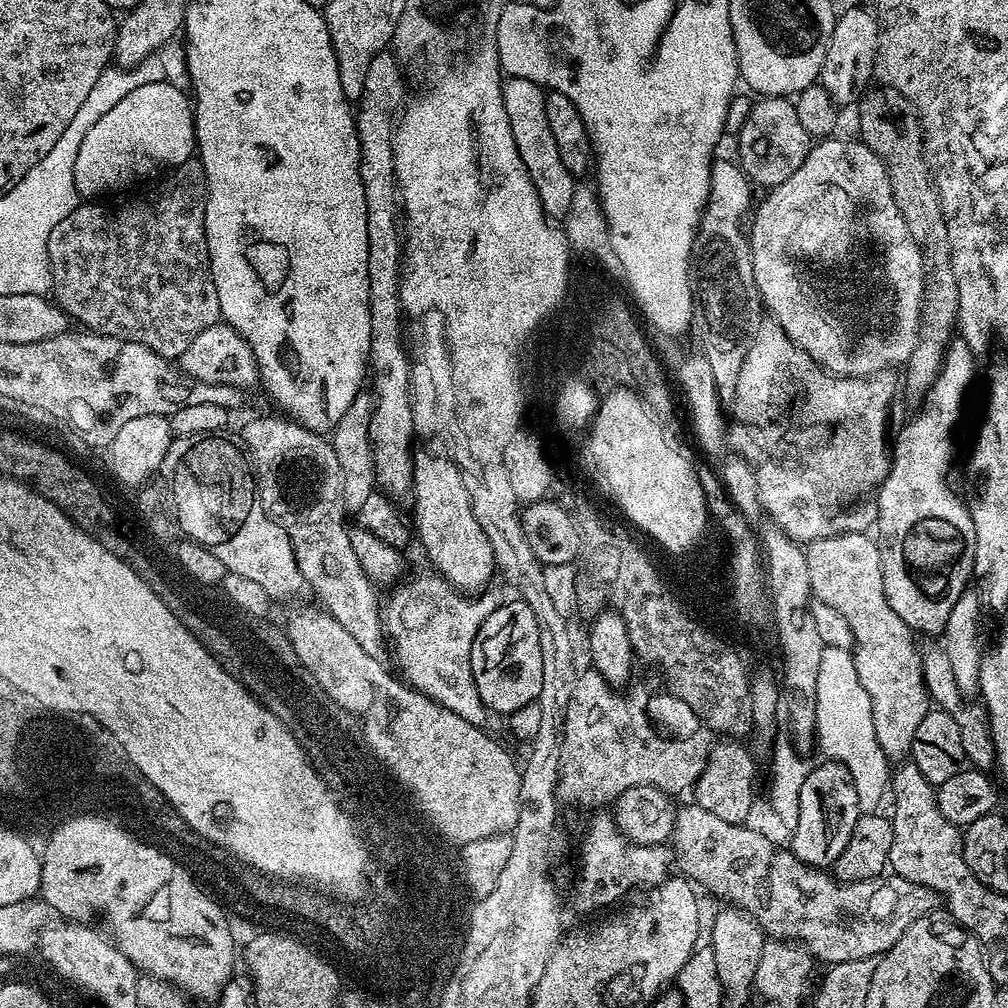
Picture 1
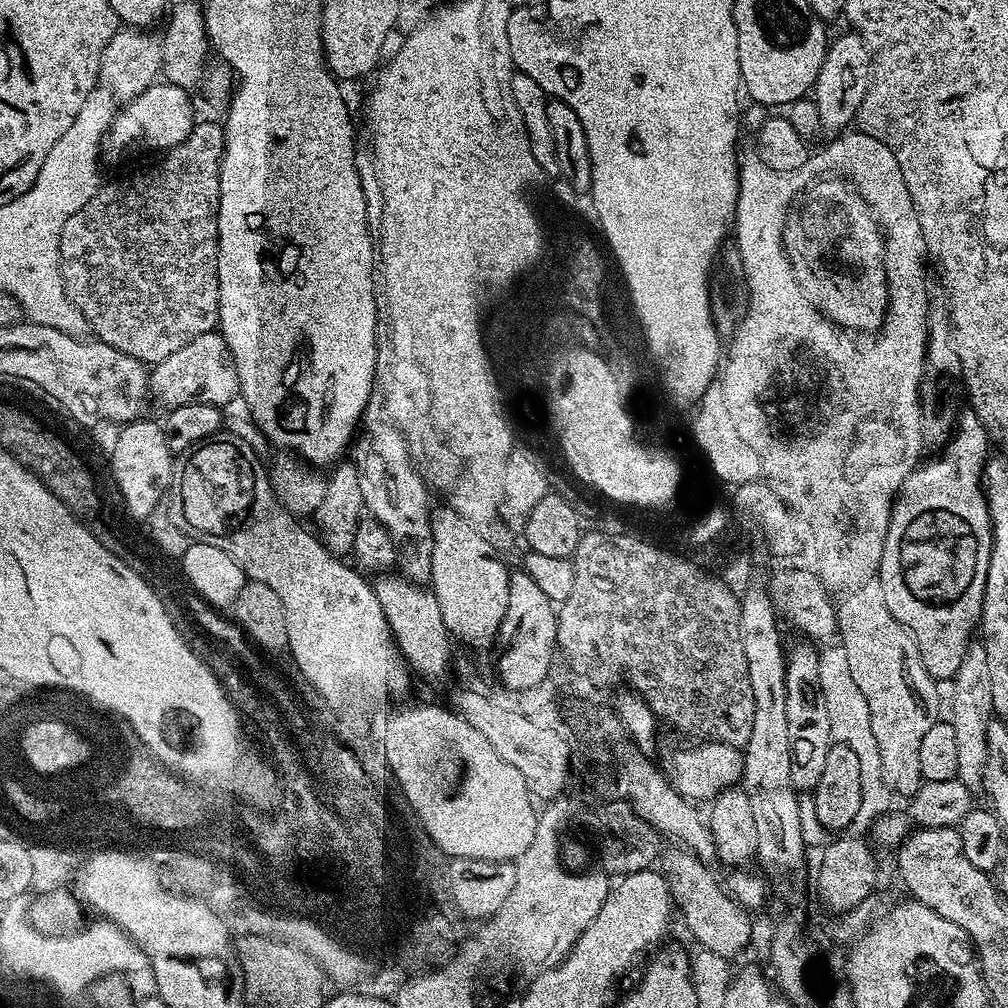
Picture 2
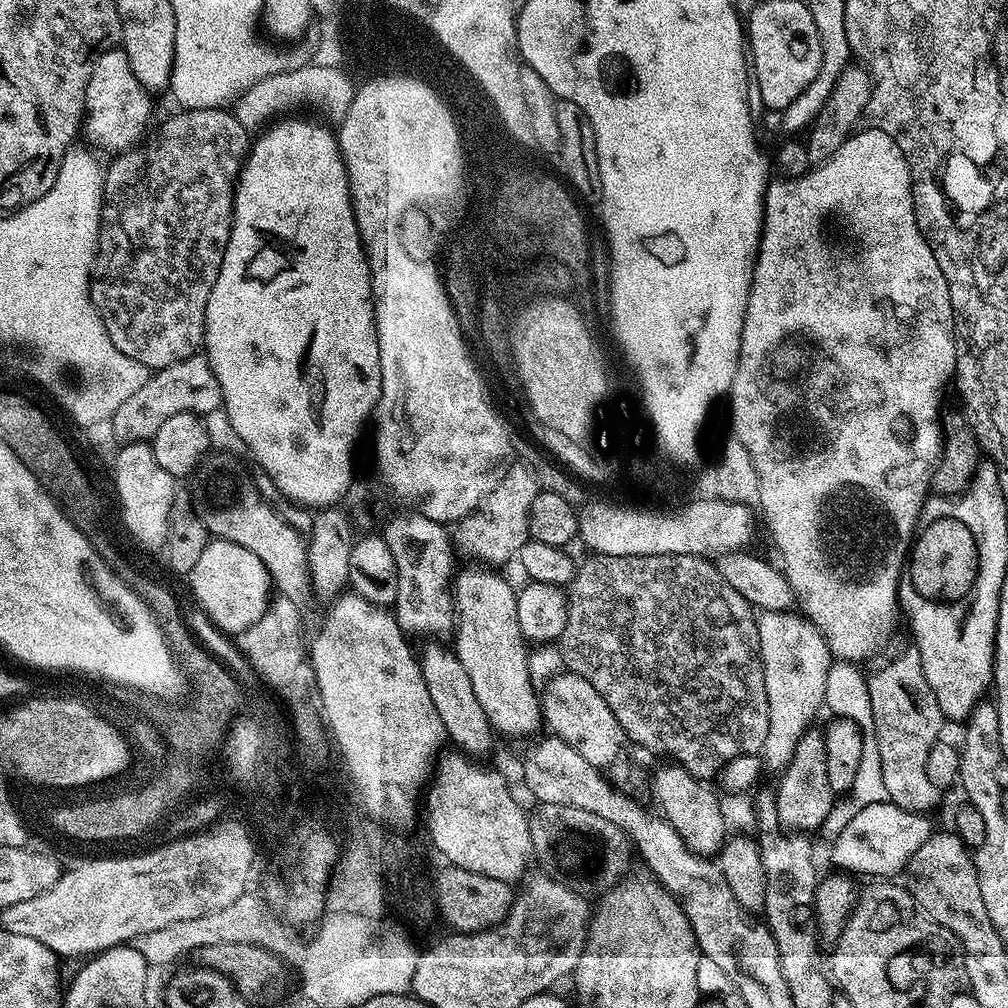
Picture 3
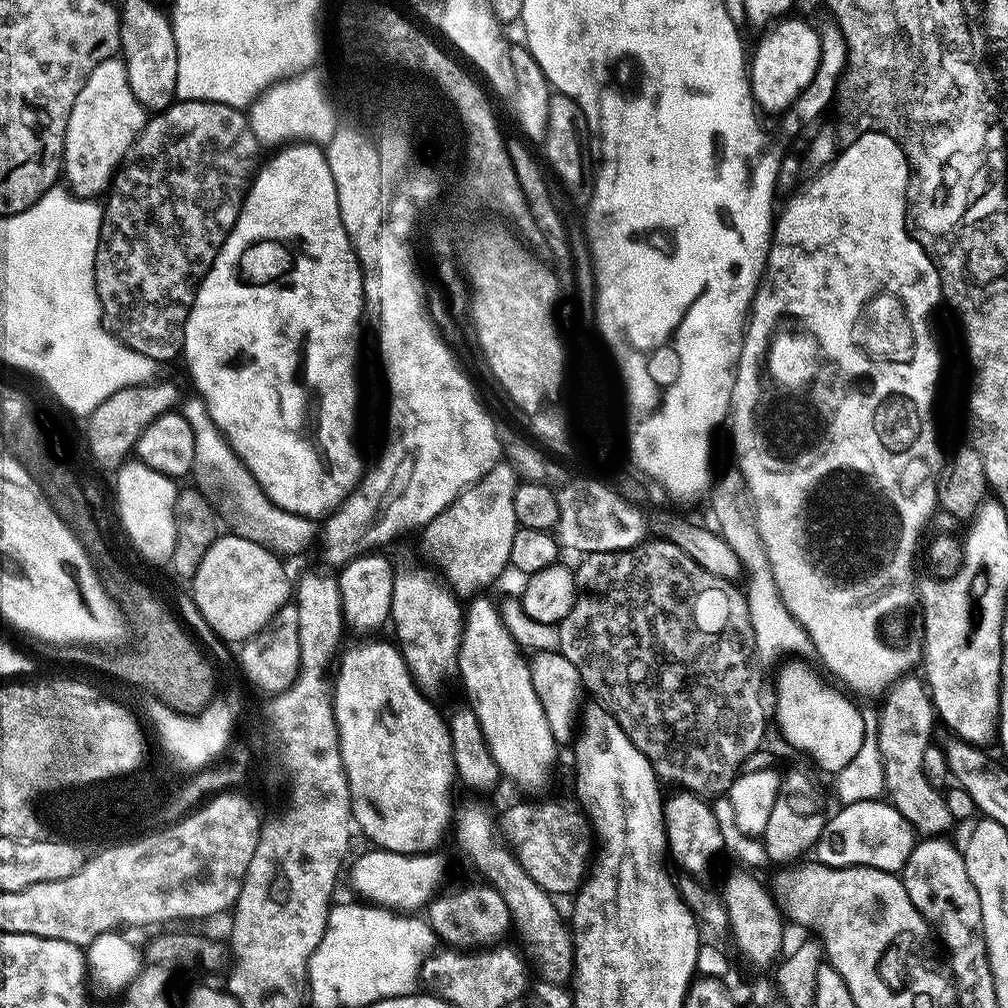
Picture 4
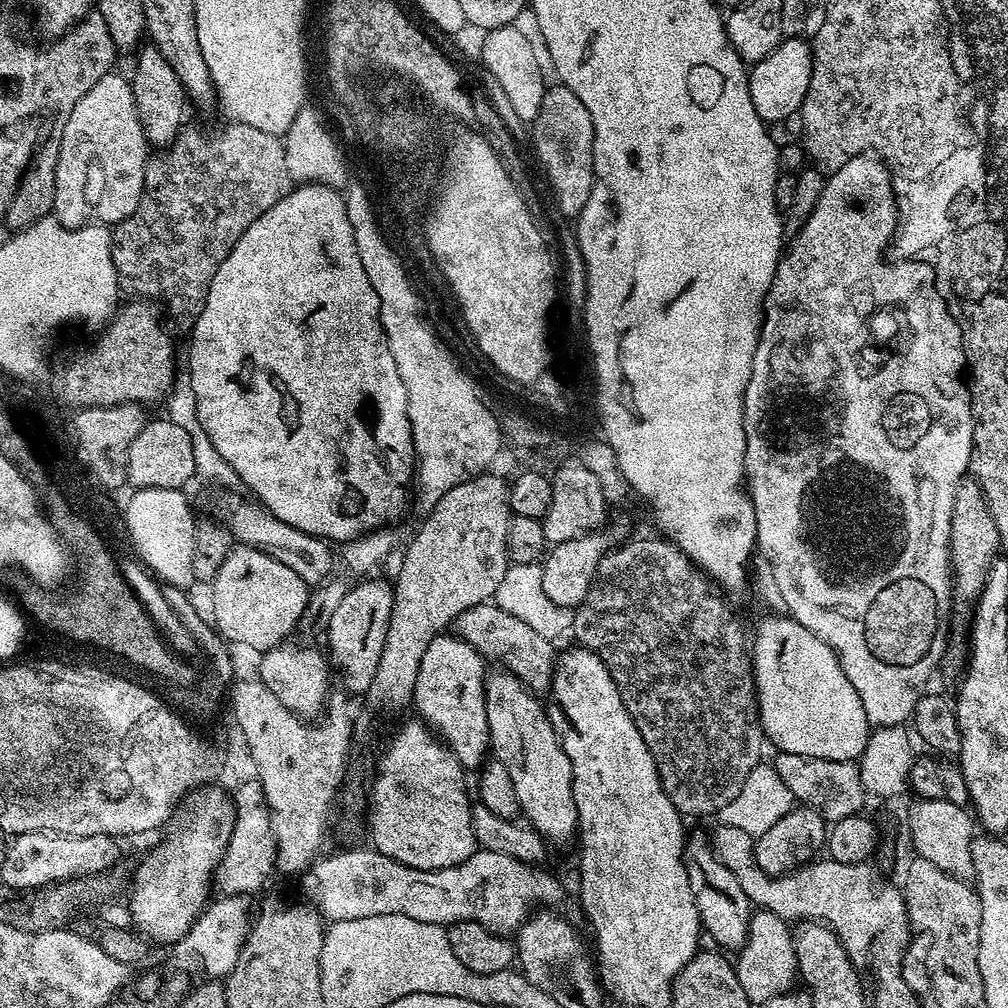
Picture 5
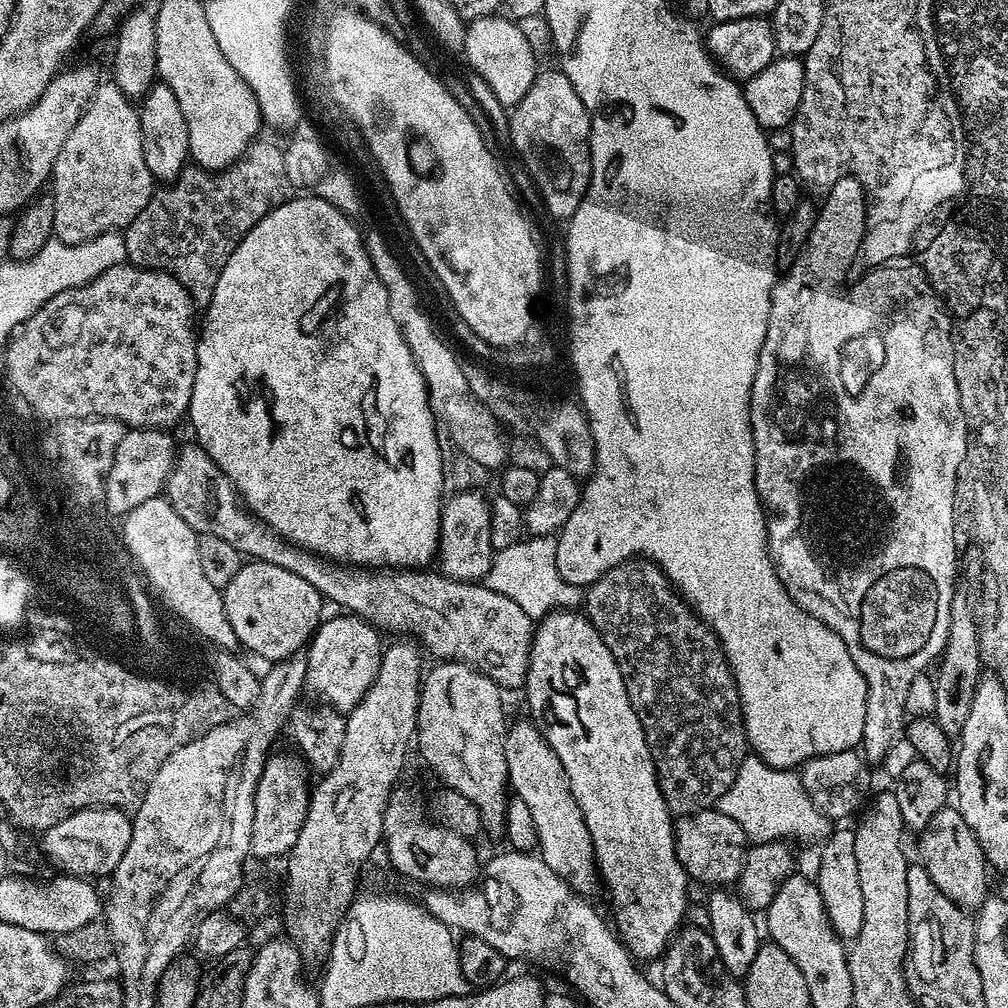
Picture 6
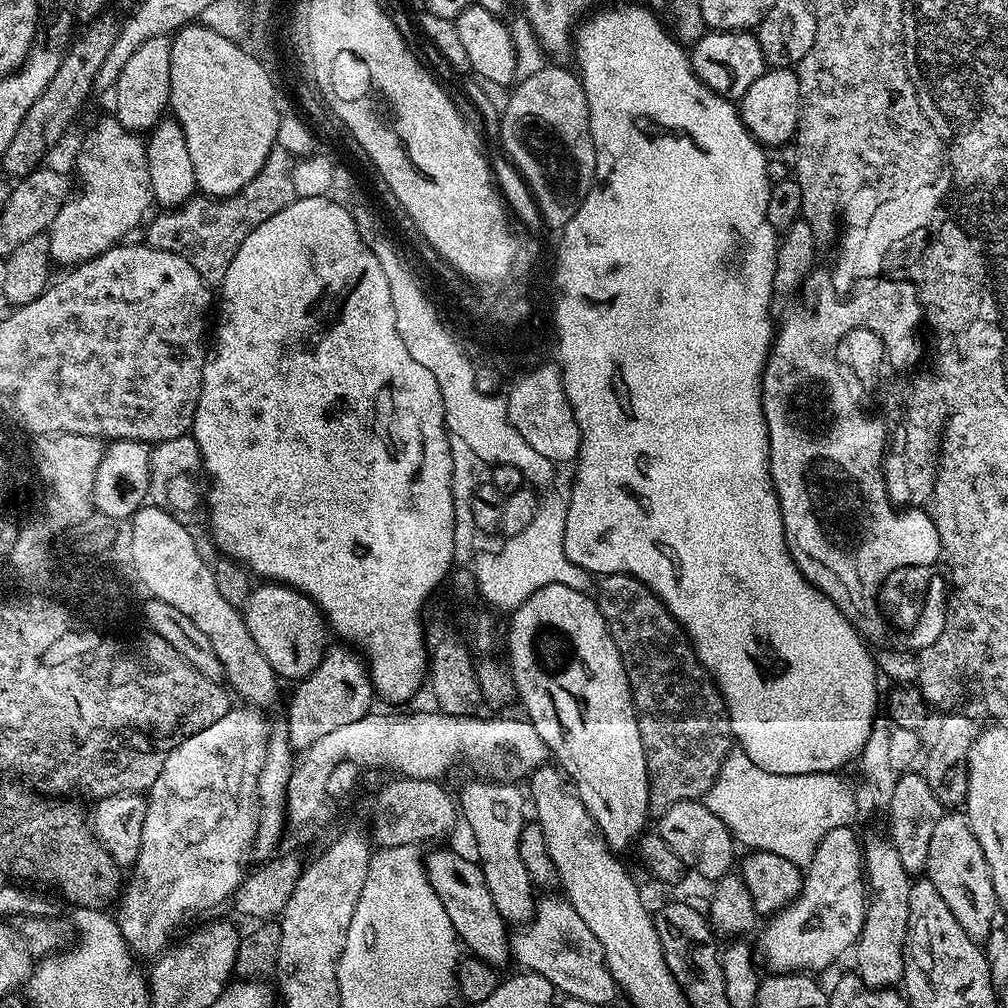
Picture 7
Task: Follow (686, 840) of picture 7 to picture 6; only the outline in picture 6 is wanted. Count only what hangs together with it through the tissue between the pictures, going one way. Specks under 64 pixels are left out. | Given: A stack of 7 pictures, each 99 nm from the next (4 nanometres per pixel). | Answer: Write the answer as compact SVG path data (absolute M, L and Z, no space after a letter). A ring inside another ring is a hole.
M707 808L689 816L679 817L675 821L676 857L682 862L685 872L693 881L701 880L708 886L732 886L740 879L744 854L750 847L750 841L742 826L734 818L726 818L716 808Z

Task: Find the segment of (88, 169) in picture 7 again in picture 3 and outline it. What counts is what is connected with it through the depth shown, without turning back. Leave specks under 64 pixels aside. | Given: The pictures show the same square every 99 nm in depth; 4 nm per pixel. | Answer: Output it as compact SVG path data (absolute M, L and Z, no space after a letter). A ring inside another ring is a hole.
M114 47L102 54L102 58L94 62L94 70L86 86L82 132L83 135L88 135L87 143L101 153L112 152L111 154L119 154L133 147L145 135L144 127L152 116L151 99L153 97L148 89L140 85L138 78L134 78L123 50Z

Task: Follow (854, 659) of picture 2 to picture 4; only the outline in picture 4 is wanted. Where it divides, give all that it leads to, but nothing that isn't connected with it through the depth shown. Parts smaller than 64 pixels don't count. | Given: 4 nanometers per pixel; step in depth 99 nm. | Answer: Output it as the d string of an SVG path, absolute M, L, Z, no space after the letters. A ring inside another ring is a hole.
M909 674L892 685L886 699L888 701L878 708L878 746L885 770L884 791L890 797L891 804L898 810L898 814L902 814L906 822L910 822L917 834L924 838L943 837L947 833L944 831L953 826L954 819L947 809L945 793L930 786L922 770L922 754L926 754L926 750L933 743L934 709L931 695L925 681L919 675Z

